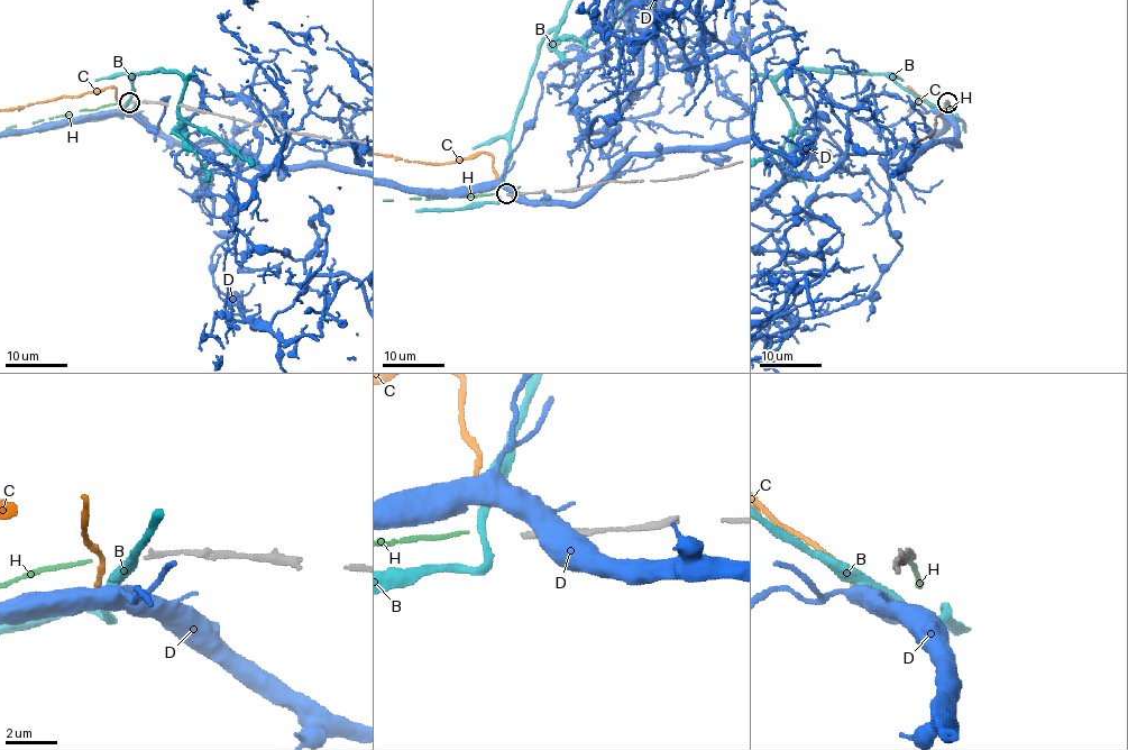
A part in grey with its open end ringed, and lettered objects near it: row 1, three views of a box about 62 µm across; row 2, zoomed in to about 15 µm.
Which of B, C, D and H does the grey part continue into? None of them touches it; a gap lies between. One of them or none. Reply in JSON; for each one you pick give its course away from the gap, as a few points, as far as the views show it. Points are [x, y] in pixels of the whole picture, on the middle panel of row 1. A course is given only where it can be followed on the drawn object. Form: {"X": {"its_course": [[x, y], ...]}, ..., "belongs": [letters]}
{"belongs": ["H"]}

